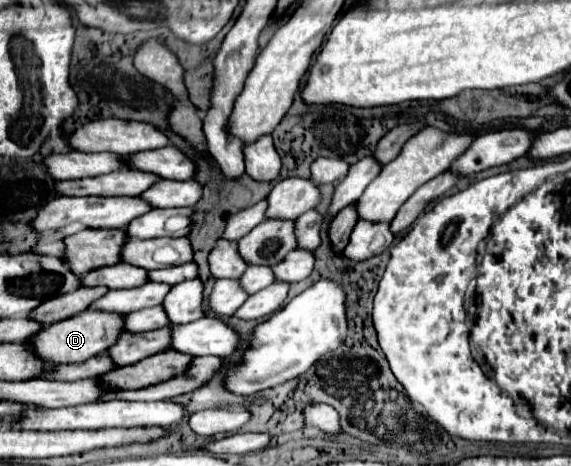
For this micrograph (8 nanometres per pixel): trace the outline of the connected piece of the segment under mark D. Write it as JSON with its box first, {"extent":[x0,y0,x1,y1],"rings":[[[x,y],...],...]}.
{"extent":[34,308,124,364],"rings":[[[90,308],[84,314],[78,314],[76,318],[68,318],[64,322],[56,322],[52,326],[42,328],[34,336],[34,350],[40,358],[48,358],[48,362],[78,364],[78,362],[86,362],[96,354],[104,354],[110,346],[116,344],[122,332],[124,332],[124,314]]]}

